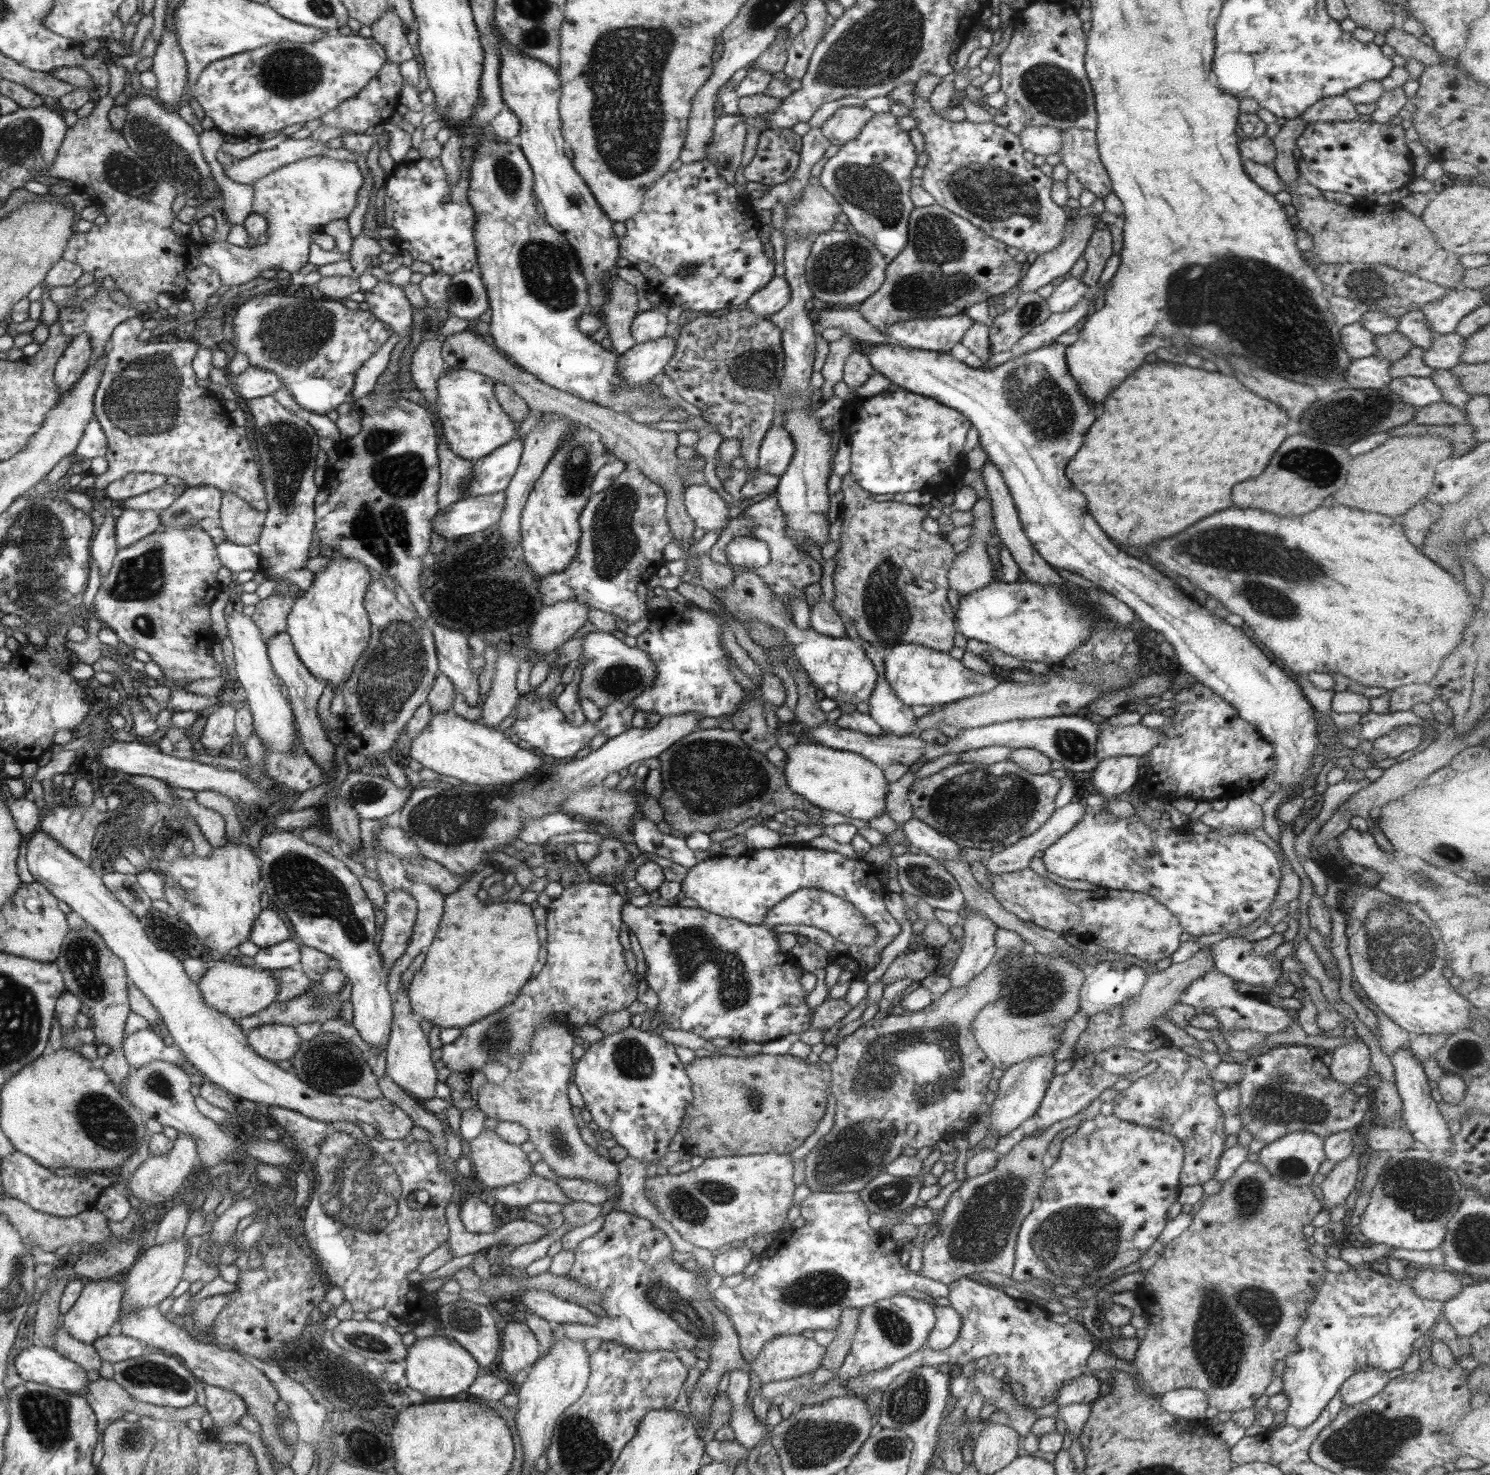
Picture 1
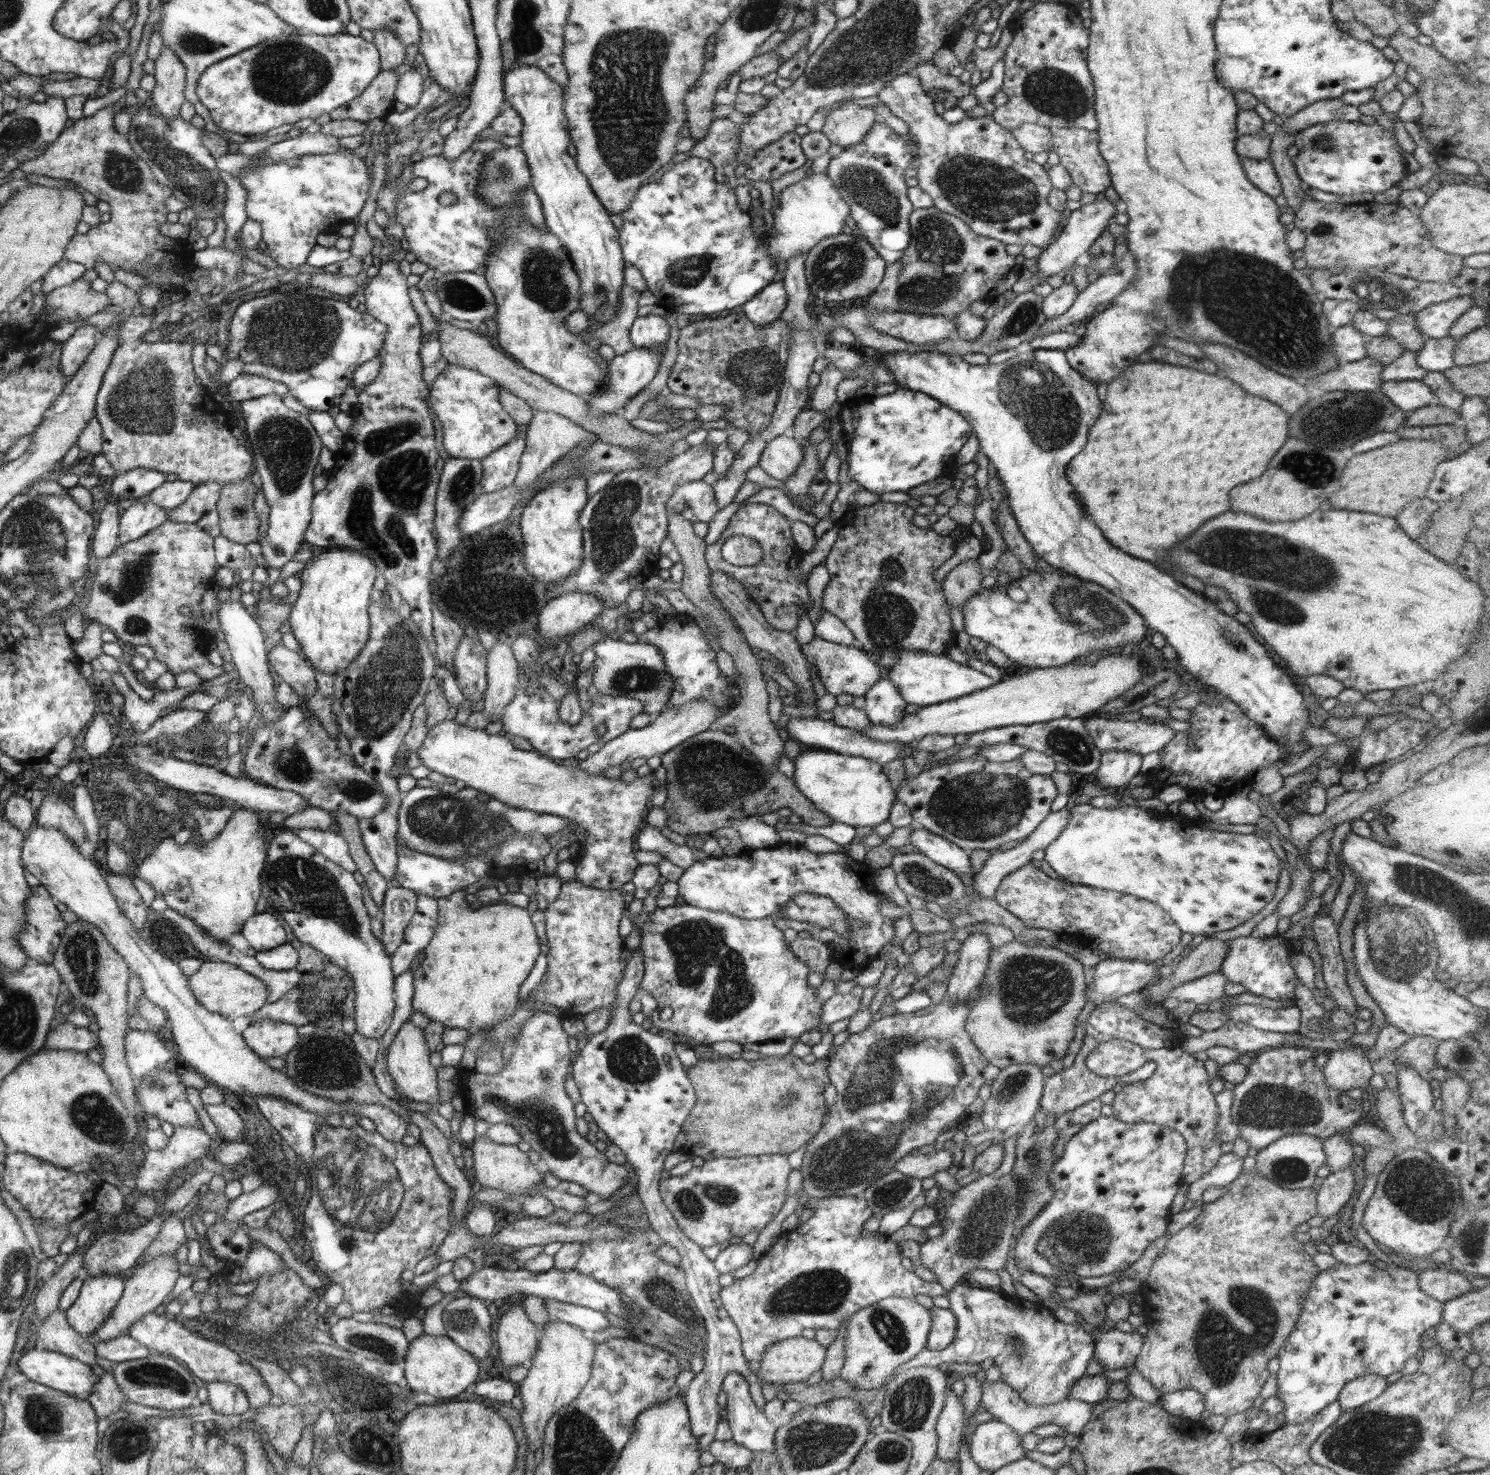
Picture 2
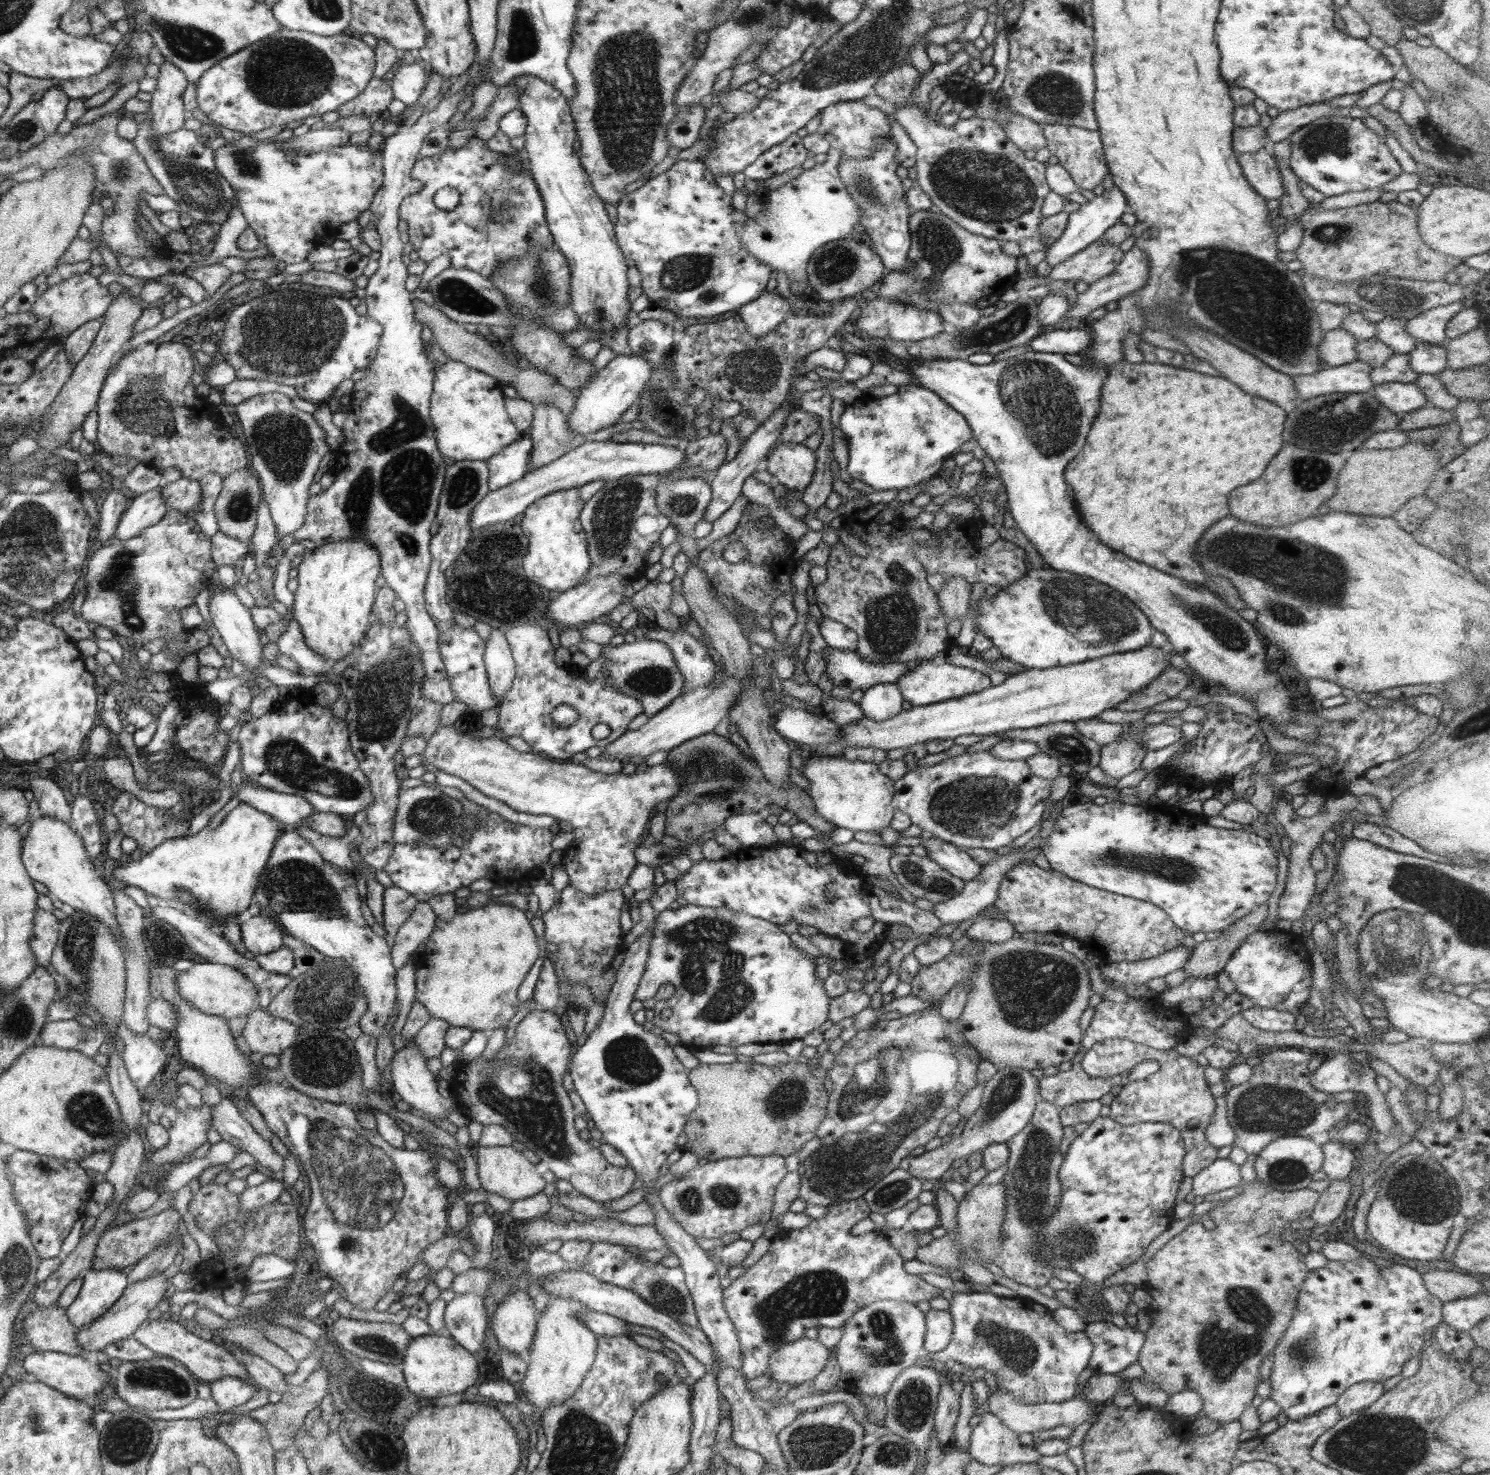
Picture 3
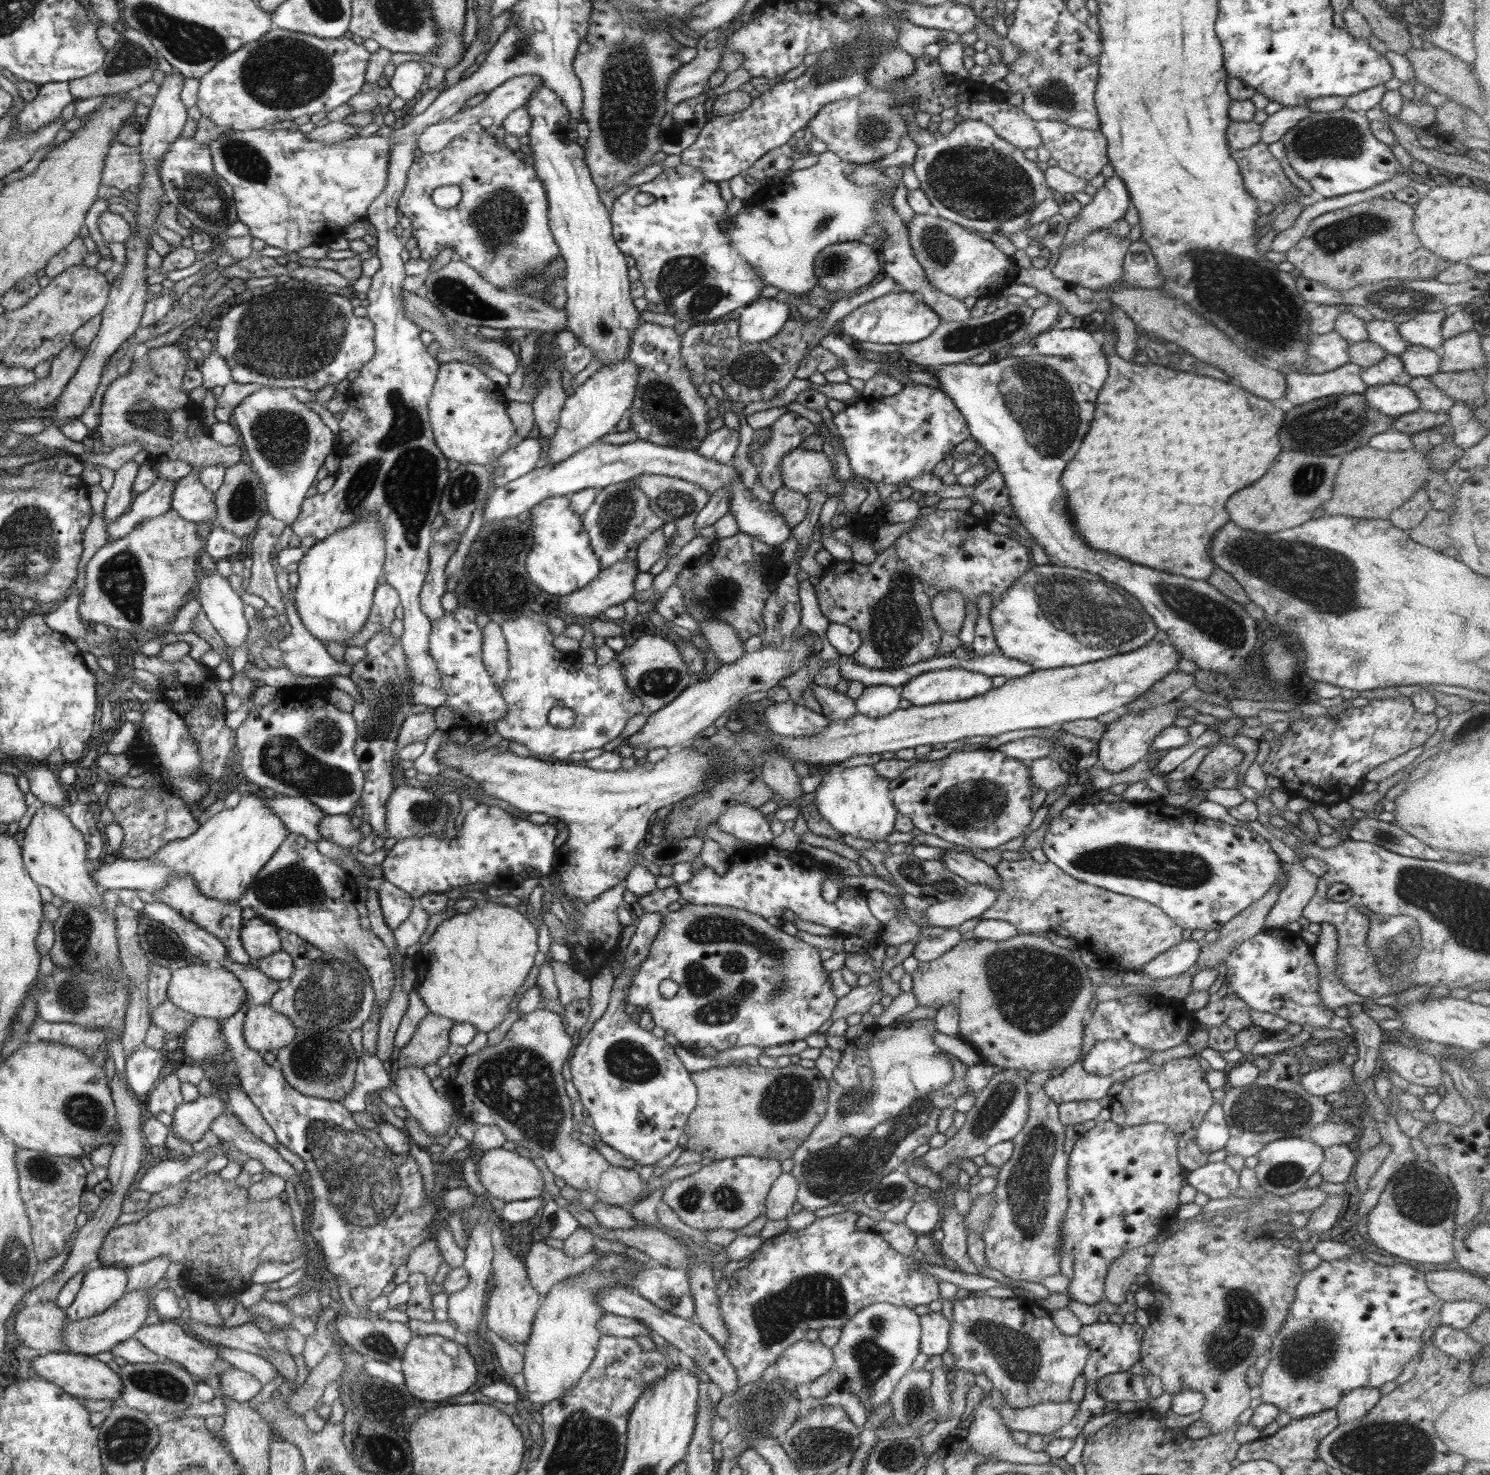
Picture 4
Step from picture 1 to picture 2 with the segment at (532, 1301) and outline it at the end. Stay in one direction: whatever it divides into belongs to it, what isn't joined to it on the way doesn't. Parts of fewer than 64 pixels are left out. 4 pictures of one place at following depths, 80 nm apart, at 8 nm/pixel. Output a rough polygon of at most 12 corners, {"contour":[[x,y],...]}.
{"contour":[[547,1300],[551,1319],[592,1335],[611,1326],[606,1314]]}

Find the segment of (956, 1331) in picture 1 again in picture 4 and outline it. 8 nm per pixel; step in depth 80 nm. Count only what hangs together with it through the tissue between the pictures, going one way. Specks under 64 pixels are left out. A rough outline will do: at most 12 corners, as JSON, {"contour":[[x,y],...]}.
{"contour":[[920,1316],[920,1352],[936,1358],[949,1346],[951,1322]]}

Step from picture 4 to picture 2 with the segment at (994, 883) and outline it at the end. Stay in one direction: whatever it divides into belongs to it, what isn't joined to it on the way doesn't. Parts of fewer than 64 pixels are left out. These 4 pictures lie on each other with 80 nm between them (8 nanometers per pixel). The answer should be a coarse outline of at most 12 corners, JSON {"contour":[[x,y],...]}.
{"contour":[[915,828],[908,844],[956,874],[973,875],[969,852]]}

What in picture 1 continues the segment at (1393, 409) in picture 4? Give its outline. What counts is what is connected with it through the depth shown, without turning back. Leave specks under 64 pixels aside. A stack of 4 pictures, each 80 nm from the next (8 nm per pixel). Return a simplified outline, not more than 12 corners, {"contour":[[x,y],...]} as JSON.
{"contour":[[1430,377],[1393,378],[1388,390],[1415,409],[1444,401]]}

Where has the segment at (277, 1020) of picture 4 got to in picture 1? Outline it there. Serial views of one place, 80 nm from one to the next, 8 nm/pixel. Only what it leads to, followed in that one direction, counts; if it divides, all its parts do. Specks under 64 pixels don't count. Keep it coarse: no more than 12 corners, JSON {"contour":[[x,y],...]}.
{"contour":[[266,1024],[247,1032],[247,1042],[278,1063],[299,1052],[295,1026]]}

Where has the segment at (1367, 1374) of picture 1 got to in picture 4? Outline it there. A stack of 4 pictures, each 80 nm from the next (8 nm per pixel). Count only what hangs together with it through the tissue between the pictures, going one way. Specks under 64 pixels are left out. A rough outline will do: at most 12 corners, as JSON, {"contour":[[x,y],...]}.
{"contour":[[1362,1387],[1335,1406],[1339,1424],[1348,1424],[1380,1400],[1379,1388]]}

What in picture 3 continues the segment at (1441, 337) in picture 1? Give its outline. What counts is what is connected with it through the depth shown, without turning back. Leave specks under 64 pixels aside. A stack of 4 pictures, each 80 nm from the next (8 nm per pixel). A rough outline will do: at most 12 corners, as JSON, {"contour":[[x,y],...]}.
{"contour":[[1417,341],[1408,353],[1419,375],[1442,373],[1448,367],[1444,346]]}

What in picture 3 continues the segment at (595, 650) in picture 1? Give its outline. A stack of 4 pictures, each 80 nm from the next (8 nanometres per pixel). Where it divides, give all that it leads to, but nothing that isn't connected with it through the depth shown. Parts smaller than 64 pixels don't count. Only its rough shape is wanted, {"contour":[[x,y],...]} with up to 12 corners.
{"contour":[[667,643],[603,645],[602,673],[648,718],[684,690]]}

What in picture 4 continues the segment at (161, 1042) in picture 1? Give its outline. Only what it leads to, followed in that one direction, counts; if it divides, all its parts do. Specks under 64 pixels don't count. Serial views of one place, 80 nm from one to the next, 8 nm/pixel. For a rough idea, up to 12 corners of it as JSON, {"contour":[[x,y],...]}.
{"contour":[[146,1043],[125,1058],[125,1077],[137,1096],[155,1088],[164,1051]]}

